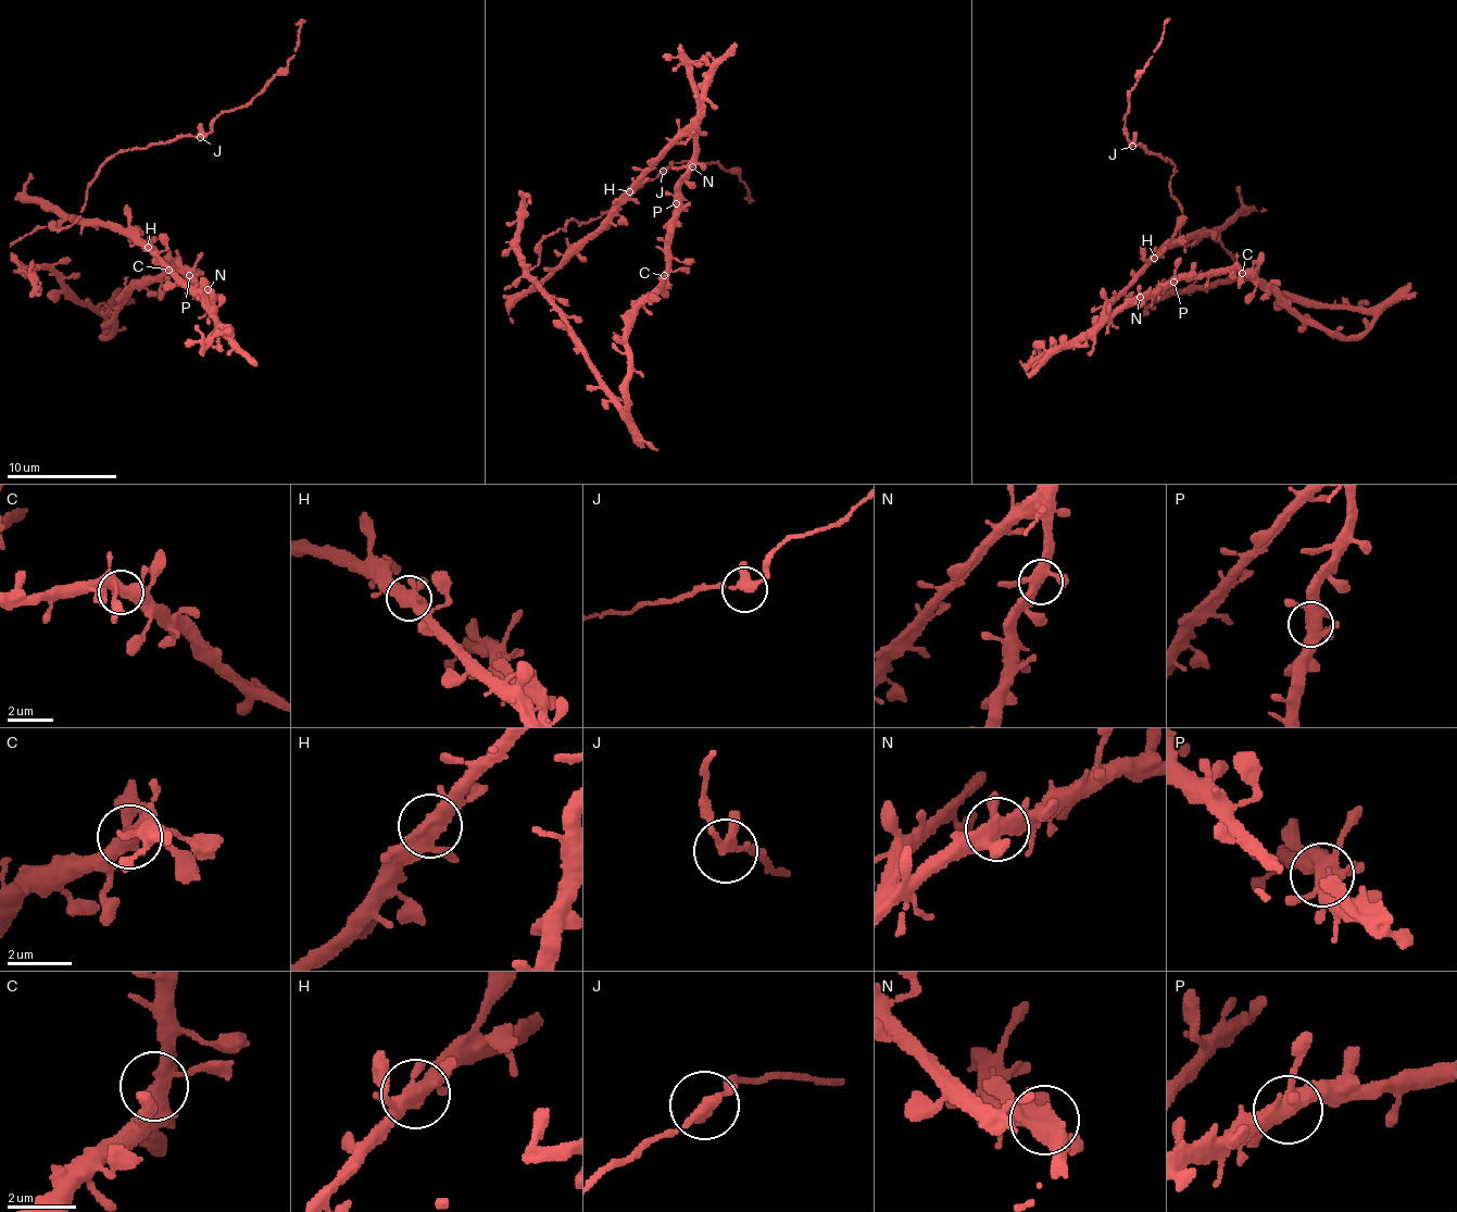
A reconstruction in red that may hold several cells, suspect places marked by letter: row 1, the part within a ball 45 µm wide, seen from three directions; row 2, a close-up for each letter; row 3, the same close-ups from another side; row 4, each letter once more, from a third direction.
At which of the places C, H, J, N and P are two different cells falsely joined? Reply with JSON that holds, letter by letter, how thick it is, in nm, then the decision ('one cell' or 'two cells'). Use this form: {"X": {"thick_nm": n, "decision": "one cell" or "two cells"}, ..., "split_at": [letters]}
{"C": {"thick_nm": 400, "decision": "one cell"}, "H": {"thick_nm": 440, "decision": "one cell"}, "J": {"thick_nm": 260, "decision": "one cell"}, "N": {"thick_nm": 400, "decision": "one cell"}, "P": {"thick_nm": 440, "decision": "one cell"}, "split_at": []}

